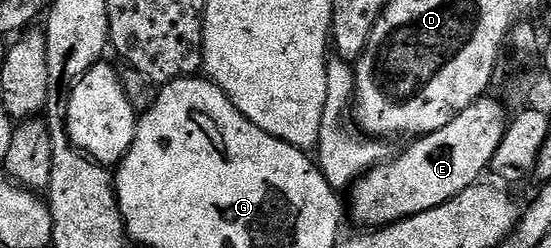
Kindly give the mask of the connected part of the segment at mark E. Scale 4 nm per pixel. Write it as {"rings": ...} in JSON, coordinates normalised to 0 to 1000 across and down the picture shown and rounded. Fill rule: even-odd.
{"rings":[[[887,395],[862,403],[853,431],[811,488],[804,520],[755,556],[730,625],[715,641],[711,629],[662,694],[632,774],[632,879],[635,867],[655,923],[701,915],[726,883],[753,875],[753,859],[775,859],[775,843],[819,810],[819,794],[868,734],[878,710],[873,702],[889,685],[898,601],[906,601],[906,569],[913,569],[920,508],[918,419]]]}

